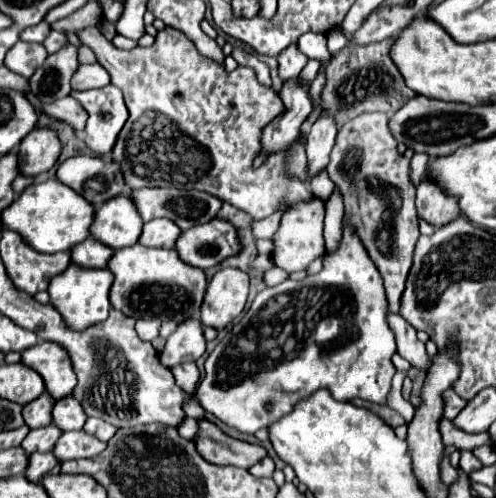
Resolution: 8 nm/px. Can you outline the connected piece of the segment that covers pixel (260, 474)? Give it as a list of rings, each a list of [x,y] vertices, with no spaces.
[[[265,456],[263,460],[259,460],[257,464],[253,464],[249,468],[249,472],[257,478],[265,478],[265,476],[273,476],[273,470],[275,470],[275,462],[271,456]]]

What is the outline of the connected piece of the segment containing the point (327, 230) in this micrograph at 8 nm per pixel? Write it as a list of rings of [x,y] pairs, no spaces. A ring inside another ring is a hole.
[[[337,186],[325,205],[325,219],[323,237],[327,252],[333,252],[339,246],[342,236],[342,217],[344,215],[344,205],[340,190]]]

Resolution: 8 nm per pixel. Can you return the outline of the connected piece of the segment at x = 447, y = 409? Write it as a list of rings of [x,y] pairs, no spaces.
[[[445,390],[445,392],[443,392],[443,416],[445,416],[445,418],[453,420],[465,404],[467,404],[467,402],[461,400],[453,390]]]

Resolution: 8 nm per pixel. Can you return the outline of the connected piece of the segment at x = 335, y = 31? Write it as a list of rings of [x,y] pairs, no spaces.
[[[339,26],[332,28],[326,35],[327,37],[327,48],[331,54],[337,54],[339,50],[346,46],[348,39],[345,33]]]

